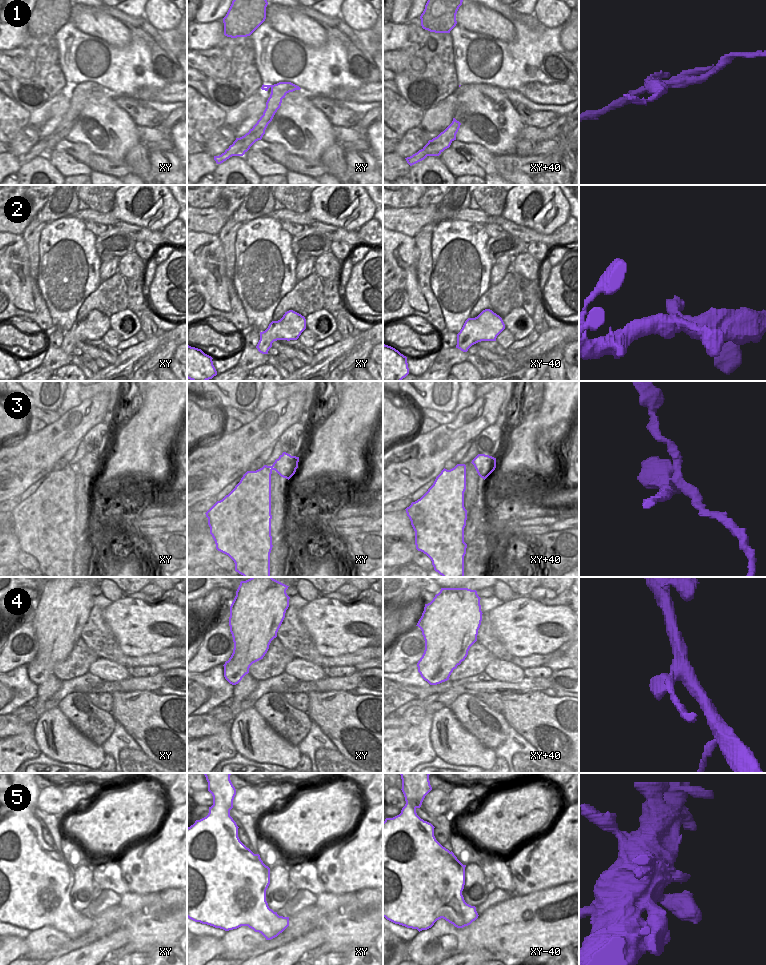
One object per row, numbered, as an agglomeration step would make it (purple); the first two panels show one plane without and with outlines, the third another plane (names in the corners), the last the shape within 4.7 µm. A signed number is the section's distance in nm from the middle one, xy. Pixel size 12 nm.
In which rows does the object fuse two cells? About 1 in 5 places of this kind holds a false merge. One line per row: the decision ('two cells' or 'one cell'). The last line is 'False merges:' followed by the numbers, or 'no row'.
1: two cells
2: one cell
3: two cells
4: two cells
5: one cell
False merges: 1, 3, 4

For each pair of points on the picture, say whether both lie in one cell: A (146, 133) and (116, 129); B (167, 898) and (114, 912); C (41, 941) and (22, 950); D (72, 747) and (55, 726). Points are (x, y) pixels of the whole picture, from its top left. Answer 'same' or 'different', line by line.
A: different
B: same
C: different
D: same

